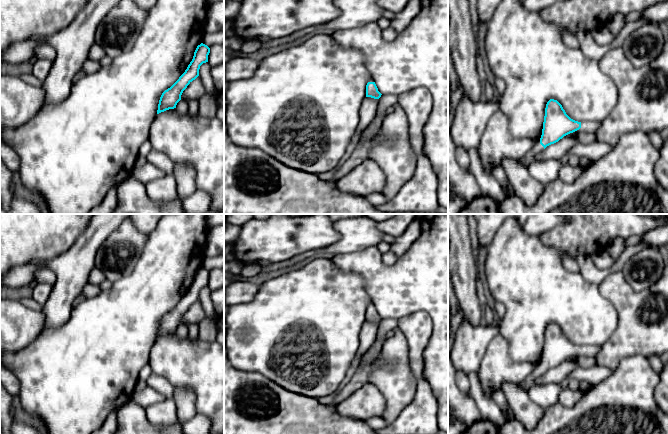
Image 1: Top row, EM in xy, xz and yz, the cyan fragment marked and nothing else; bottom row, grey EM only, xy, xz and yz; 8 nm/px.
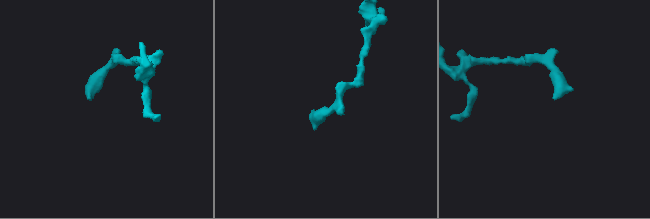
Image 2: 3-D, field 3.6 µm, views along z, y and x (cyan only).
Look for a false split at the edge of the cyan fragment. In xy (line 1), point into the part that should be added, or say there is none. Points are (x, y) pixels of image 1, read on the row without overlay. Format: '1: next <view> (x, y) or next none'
1: next none

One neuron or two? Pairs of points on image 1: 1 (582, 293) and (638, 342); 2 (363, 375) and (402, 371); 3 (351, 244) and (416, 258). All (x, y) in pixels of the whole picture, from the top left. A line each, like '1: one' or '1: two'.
1: two
2: two
3: two

